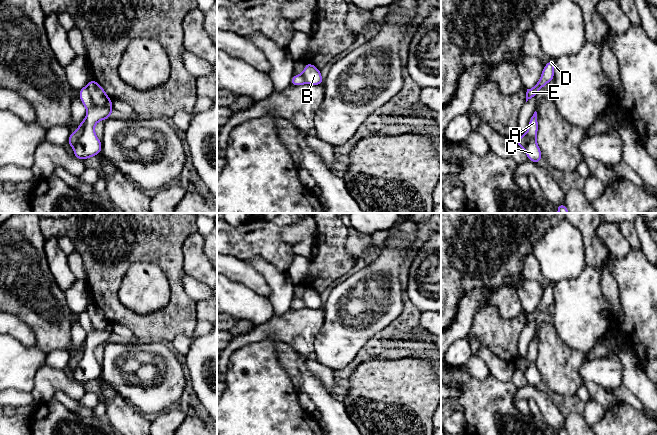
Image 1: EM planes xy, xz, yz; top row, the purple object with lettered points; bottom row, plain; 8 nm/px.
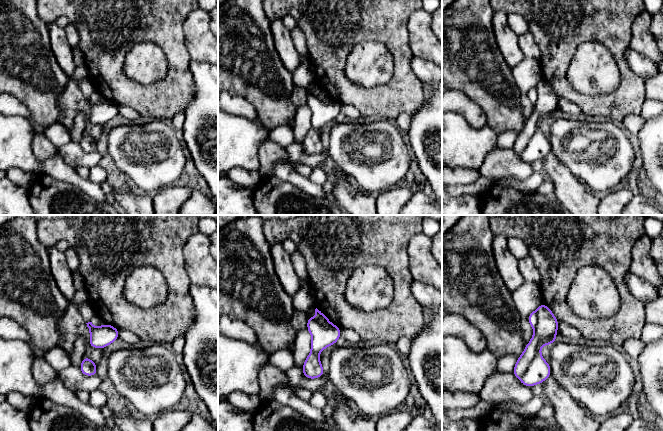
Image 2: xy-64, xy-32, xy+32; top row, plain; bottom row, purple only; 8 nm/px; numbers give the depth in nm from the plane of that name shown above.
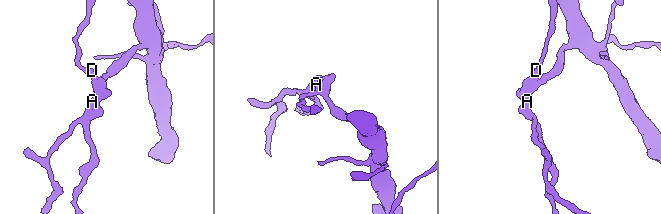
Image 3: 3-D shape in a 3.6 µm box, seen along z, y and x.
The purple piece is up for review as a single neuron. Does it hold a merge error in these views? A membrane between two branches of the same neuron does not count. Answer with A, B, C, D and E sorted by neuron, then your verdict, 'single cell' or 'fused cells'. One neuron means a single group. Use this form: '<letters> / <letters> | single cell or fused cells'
A / B C D E | fused cells

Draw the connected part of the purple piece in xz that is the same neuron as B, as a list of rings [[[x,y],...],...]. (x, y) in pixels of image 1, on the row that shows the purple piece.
[[[305,63],[305,68],[302,74],[306,84],[323,85],[324,80],[321,77],[320,70],[311,63]]]

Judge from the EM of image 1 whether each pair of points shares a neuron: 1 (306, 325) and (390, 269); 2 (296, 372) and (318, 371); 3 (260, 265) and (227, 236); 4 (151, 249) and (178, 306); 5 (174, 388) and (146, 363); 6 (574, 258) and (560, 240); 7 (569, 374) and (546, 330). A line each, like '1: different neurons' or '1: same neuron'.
1: different neurons
2: different neurons
3: different neurons
4: same neuron
5: same neuron
6: same neuron
7: same neuron

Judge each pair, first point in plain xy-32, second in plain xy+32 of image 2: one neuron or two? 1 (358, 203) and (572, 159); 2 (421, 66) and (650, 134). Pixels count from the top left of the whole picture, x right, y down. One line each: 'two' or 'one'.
1: two
2: one

